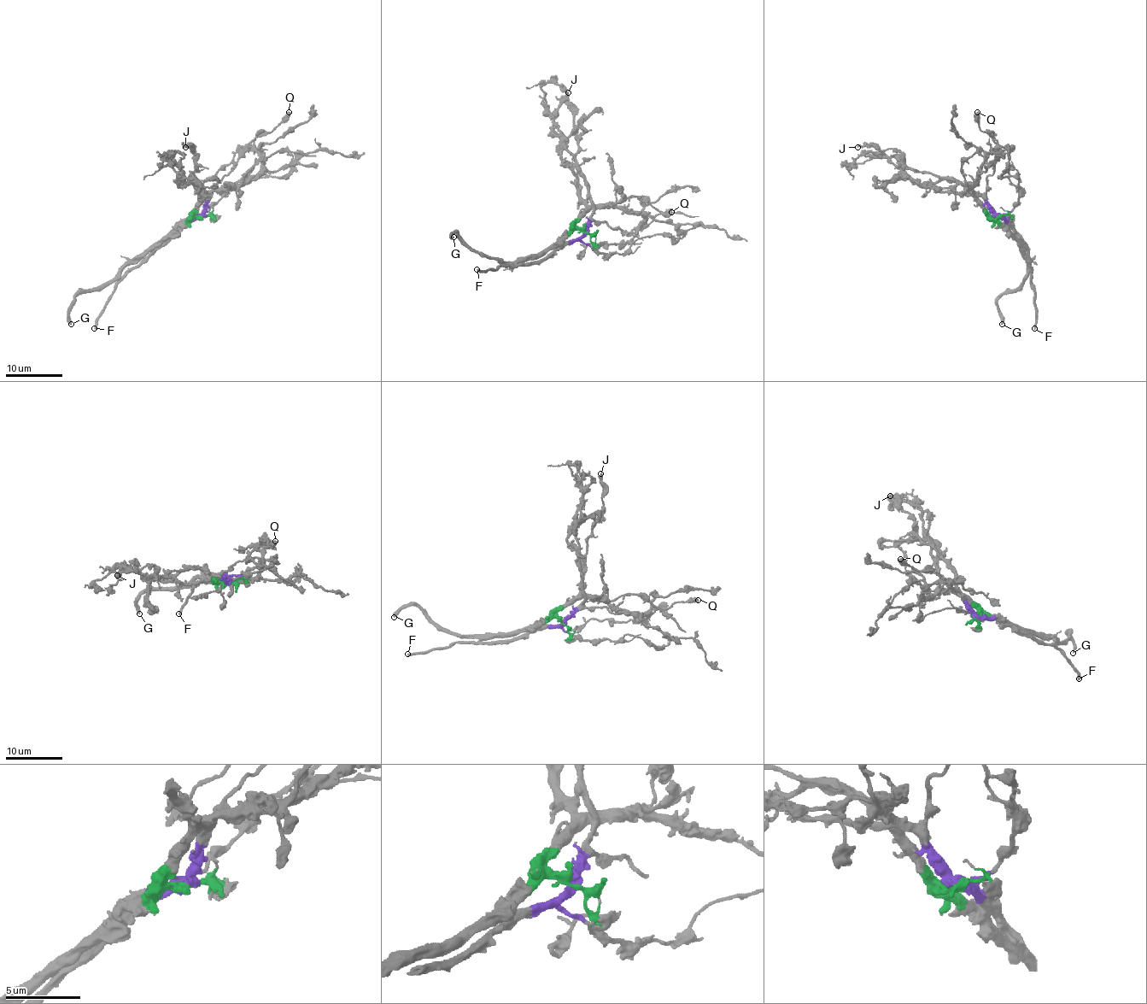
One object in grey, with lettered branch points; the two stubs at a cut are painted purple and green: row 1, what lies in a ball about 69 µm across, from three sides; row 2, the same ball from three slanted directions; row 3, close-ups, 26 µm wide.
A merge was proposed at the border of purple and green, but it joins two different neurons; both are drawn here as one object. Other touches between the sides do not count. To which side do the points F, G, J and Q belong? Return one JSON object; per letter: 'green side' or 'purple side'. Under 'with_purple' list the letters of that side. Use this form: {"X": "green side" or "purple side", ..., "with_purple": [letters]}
{"F": "purple side", "G": "green side", "J": "green side", "Q": "purple side", "with_purple": ["F", "Q"]}

